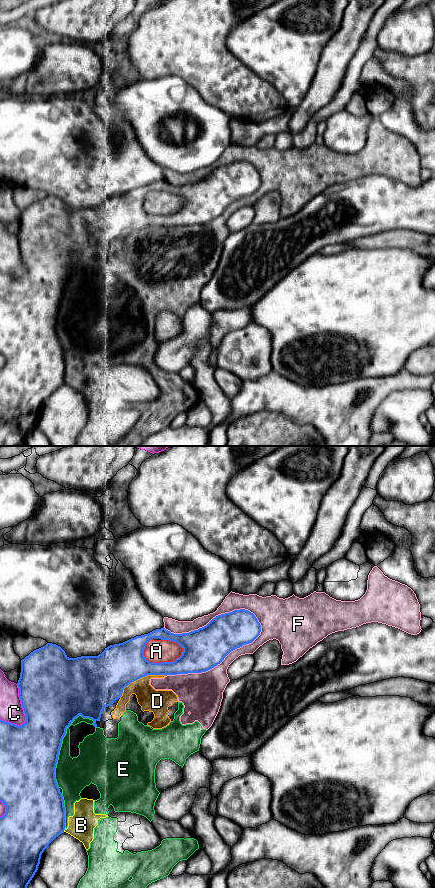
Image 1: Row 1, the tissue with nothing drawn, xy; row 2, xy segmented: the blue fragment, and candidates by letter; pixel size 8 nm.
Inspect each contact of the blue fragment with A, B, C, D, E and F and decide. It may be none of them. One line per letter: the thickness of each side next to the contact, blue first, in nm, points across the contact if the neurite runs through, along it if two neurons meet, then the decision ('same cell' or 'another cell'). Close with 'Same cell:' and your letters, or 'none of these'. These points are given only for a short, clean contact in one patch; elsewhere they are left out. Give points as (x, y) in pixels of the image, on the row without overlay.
A: 240/190 nm | another cell
B: 460/220 nm | another cell
C: 500/180 nm | another cell
D: 340/190 nm | another cell
E: 460/260 nm | another cell
F: 340/280 nm | another cell
Same cell: none of these

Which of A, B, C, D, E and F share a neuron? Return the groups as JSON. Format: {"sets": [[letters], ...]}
{"sets": [["A", "B", "D", "E", "F"], ["C"]]}

